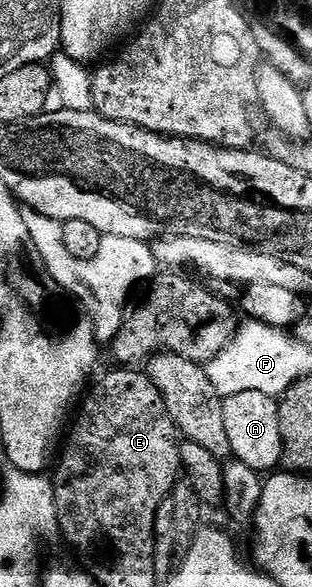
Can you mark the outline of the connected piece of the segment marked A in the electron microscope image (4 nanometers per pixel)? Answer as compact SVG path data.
M239 392L225 399L223 421L231 439L232 457L258 472L273 472L285 457L285 440L281 431L281 407L272 394Z

